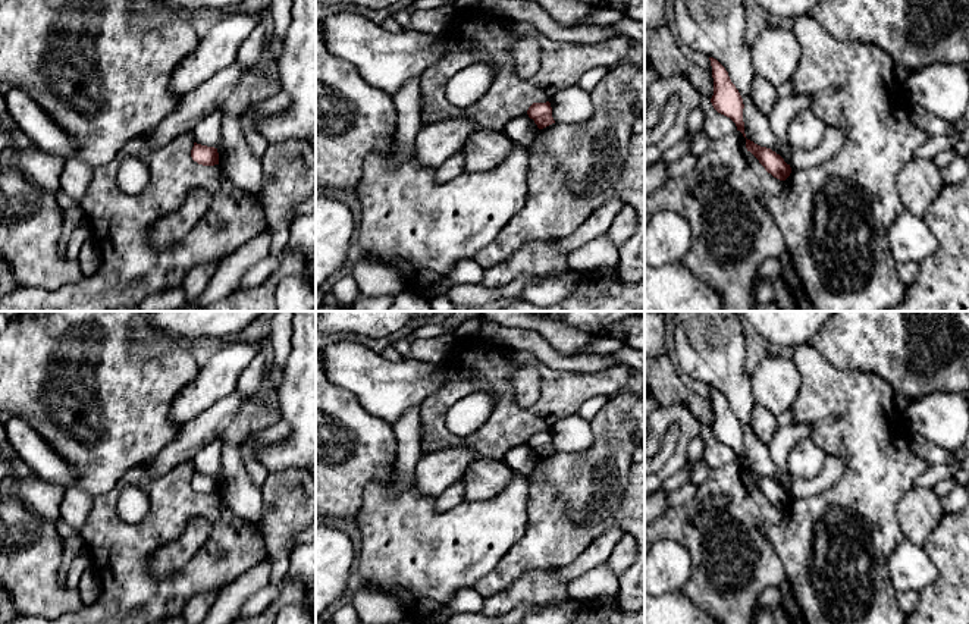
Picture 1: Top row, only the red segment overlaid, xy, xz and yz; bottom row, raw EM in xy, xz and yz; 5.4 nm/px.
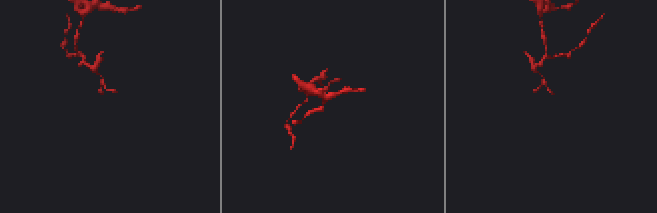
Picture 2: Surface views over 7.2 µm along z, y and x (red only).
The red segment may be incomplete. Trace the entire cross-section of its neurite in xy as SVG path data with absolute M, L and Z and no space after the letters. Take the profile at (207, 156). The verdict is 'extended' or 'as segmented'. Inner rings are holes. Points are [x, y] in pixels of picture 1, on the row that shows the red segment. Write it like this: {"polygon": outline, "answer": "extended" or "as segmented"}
{"polygon": "M194 142L194 147L191 150L191 157L194 162L203 166L214 166L219 164L219 153L214 147L207 147Z", "answer": "as segmented"}

